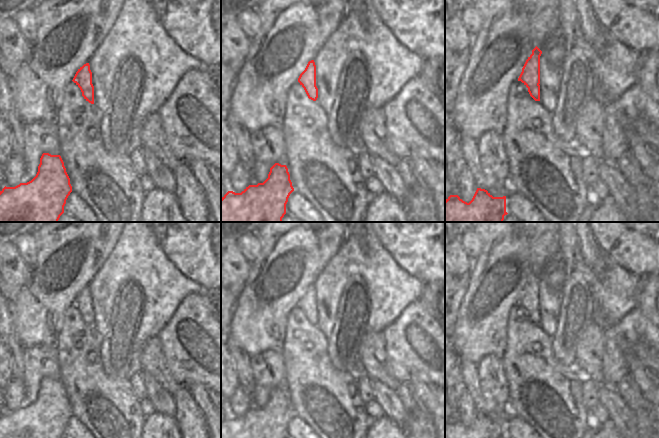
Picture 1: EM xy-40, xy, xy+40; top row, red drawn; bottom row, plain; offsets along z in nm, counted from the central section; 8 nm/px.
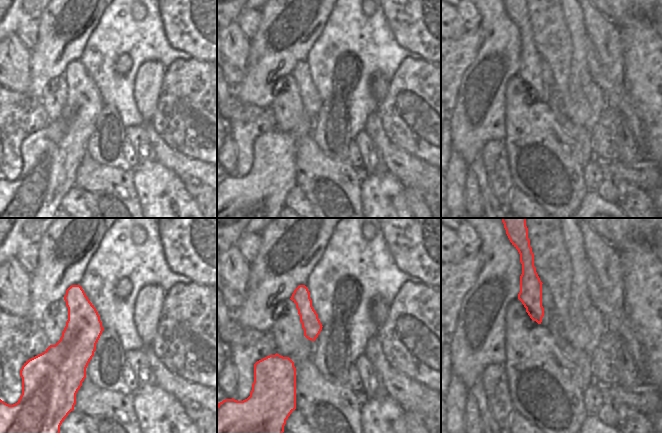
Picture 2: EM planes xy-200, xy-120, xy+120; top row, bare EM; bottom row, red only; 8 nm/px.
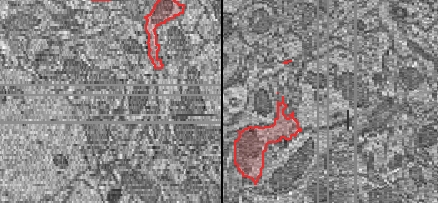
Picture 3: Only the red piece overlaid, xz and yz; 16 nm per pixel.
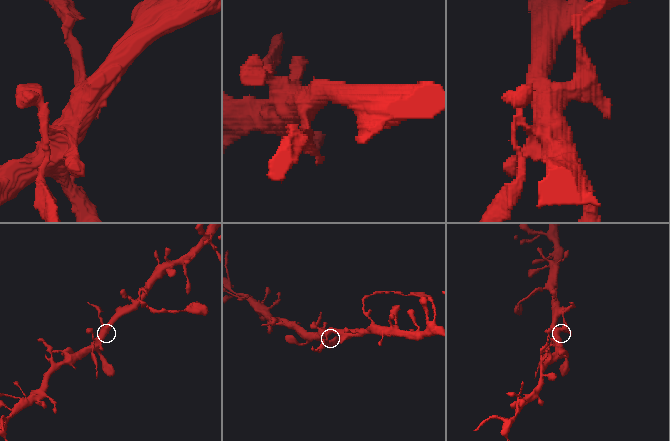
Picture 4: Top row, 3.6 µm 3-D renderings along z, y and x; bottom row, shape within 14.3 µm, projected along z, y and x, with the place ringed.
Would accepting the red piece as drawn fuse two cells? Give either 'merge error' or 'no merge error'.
merge error

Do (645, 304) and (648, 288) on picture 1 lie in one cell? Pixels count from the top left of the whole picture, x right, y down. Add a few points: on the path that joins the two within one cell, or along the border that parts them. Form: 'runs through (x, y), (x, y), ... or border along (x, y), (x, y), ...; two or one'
runs through (648, 300), (648, 292); one

